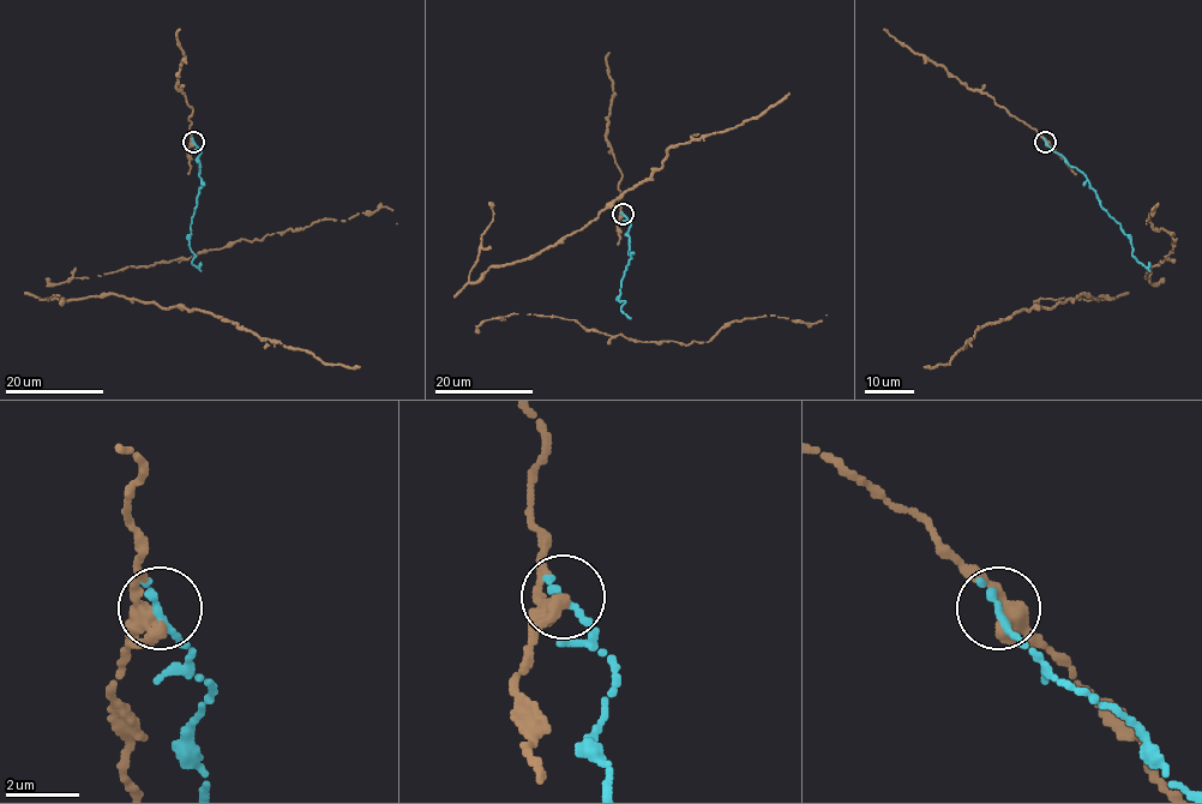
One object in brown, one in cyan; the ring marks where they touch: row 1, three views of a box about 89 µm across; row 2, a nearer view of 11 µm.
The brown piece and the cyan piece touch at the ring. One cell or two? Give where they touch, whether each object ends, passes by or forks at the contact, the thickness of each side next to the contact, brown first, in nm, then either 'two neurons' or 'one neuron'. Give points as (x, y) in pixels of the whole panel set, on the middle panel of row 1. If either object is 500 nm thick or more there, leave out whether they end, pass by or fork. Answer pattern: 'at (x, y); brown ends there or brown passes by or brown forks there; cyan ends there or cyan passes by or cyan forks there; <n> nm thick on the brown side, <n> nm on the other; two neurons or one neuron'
at (623, 214); brown passes by; cyan ends there; 420 nm thick on the brown side, 280 nm on the other; one neuron

